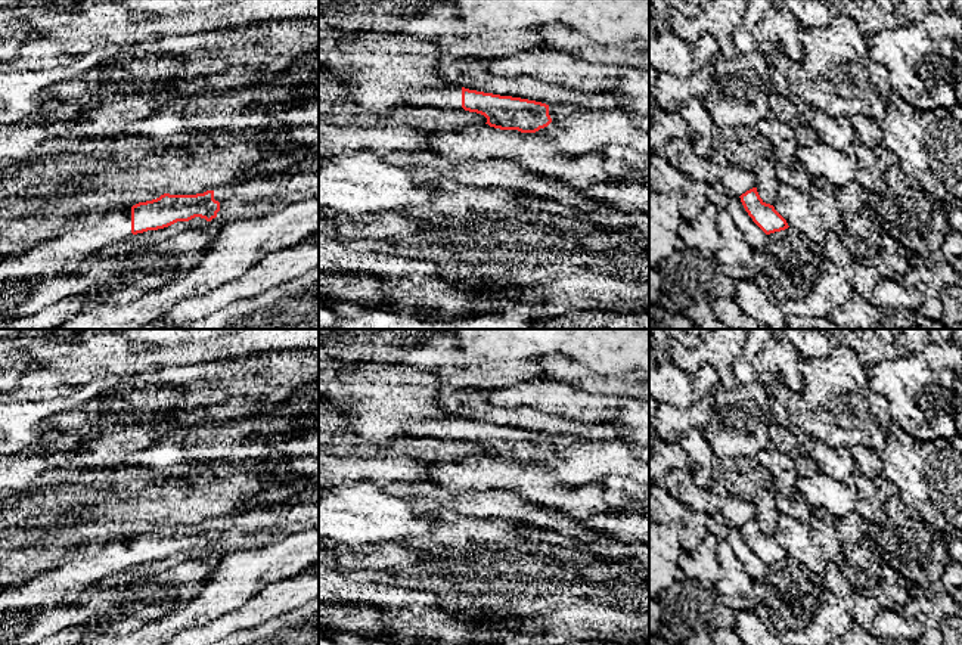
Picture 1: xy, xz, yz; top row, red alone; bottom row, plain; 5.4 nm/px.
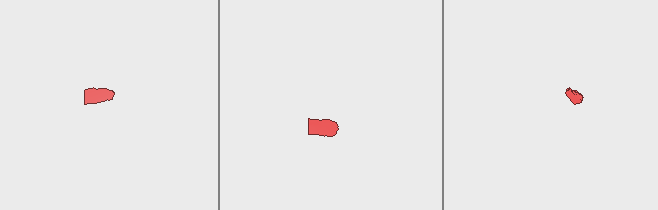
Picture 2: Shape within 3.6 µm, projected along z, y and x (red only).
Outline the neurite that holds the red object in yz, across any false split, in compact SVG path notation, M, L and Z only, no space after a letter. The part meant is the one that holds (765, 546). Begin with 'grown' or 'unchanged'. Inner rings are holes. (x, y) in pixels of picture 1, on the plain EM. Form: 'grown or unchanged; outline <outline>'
unchanged; outline M757 518L747 521L739 528L748 546L766 565L789 558L786 551L775 540L775 537L766 534L760 528Z

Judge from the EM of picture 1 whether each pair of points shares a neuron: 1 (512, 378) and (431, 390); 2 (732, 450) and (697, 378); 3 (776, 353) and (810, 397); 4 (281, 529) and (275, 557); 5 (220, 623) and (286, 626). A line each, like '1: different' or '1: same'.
1: different
2: same
3: different
4: different
5: different

